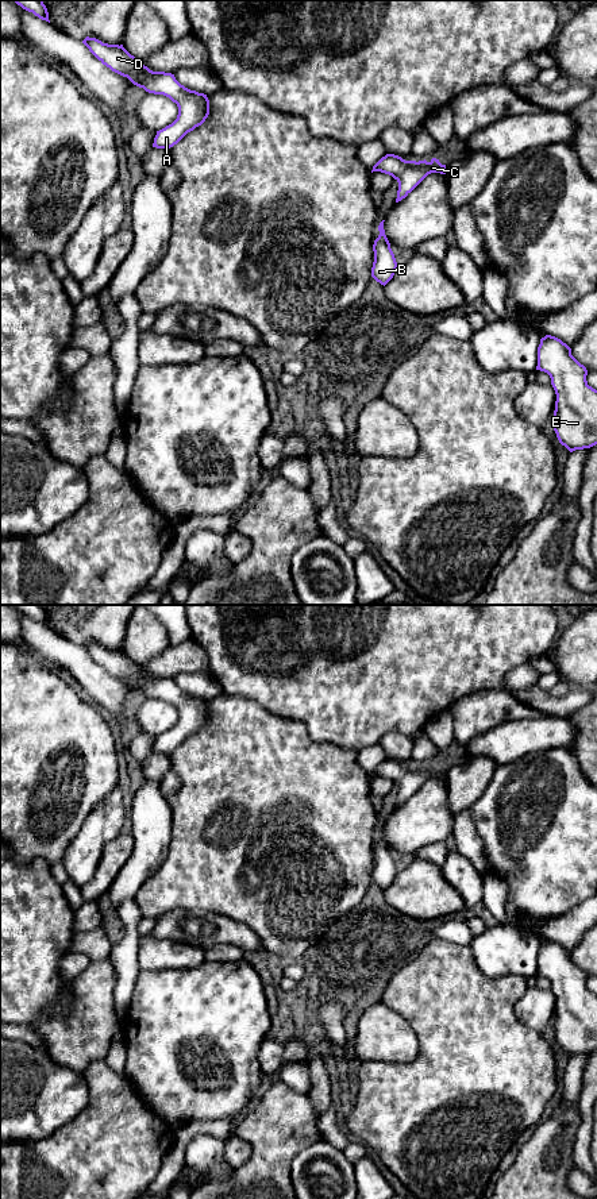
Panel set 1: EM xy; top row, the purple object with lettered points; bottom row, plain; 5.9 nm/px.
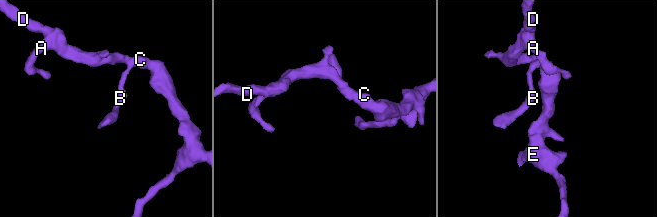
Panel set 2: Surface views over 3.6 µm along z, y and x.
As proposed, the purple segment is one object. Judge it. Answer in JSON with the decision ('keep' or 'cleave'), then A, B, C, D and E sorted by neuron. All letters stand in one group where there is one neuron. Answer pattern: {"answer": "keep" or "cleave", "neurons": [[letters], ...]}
{"answer": "keep", "neurons": [["A", "B", "C", "D", "E"]]}

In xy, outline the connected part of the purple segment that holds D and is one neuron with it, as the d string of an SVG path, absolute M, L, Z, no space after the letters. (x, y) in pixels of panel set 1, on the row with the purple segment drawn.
M89 36L82 43L112 72L127 77L134 85L143 88L146 92L163 95L177 104L177 119L157 131L153 147L173 147L208 117L209 100L207 95L185 88L176 80L174 74L150 70L142 61L131 55L123 45L108 45Z

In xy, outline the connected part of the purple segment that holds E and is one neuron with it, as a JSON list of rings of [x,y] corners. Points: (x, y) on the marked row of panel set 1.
[[[546,335],[538,347],[536,370],[551,378],[556,394],[554,431],[570,452],[597,444],[597,390],[588,385],[588,370],[561,339]]]

